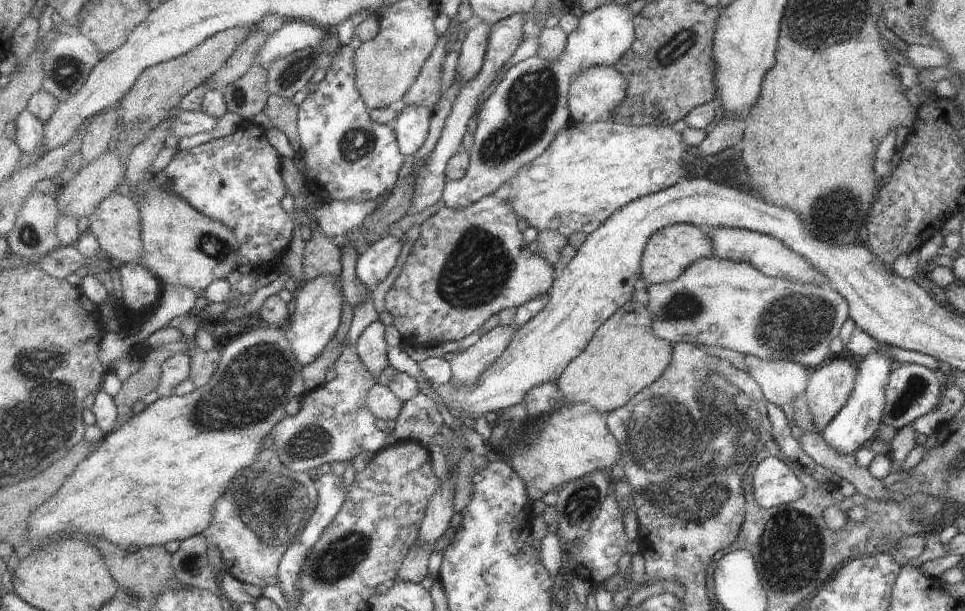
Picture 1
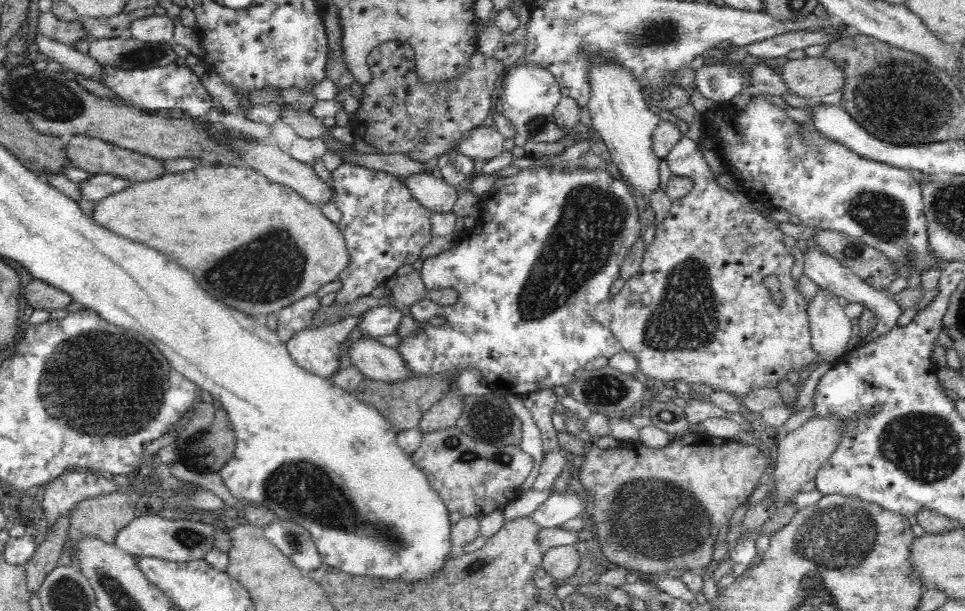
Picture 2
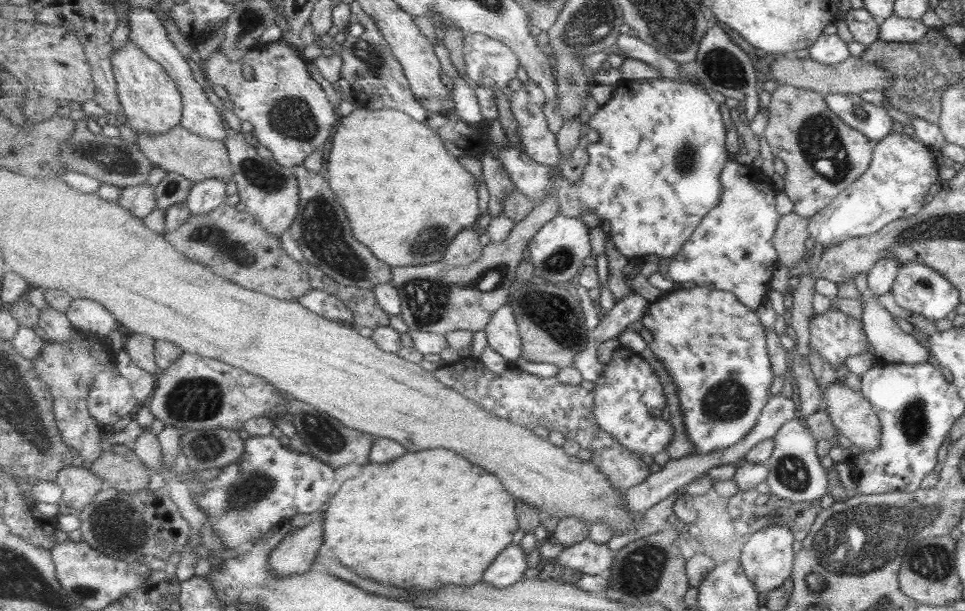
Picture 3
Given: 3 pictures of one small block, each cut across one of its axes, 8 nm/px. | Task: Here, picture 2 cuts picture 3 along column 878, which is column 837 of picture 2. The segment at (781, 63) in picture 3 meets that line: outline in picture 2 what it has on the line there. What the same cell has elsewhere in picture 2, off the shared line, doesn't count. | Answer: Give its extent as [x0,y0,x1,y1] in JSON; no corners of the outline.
[779,56,844,101]

